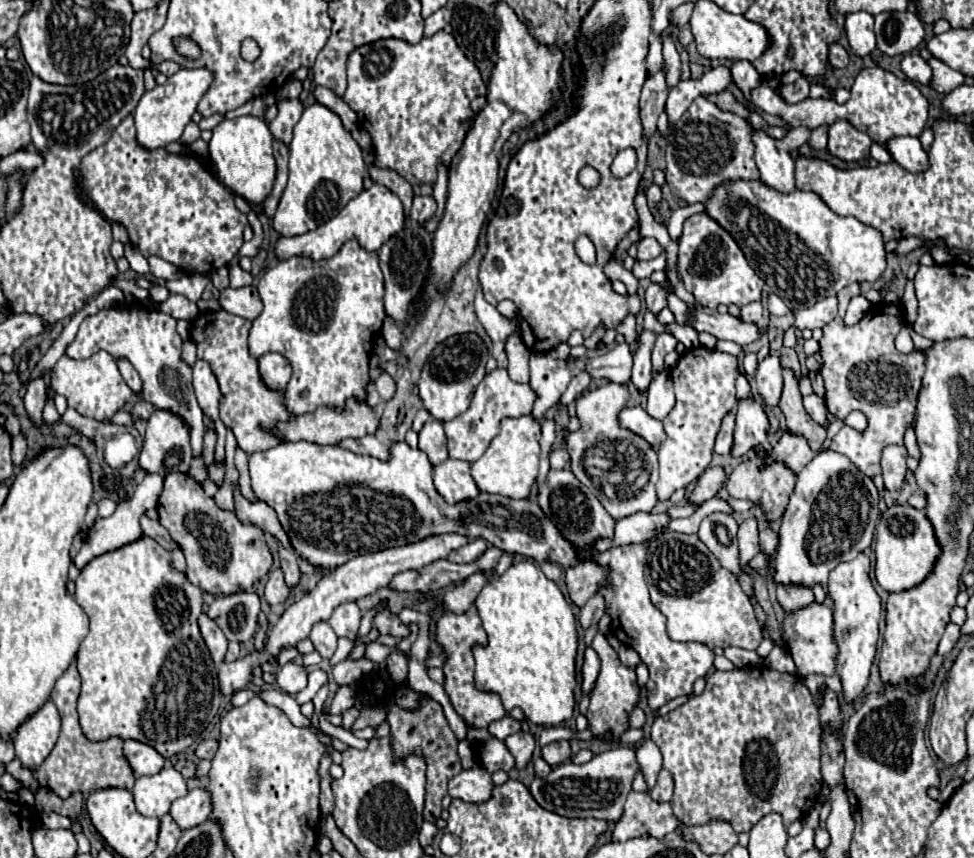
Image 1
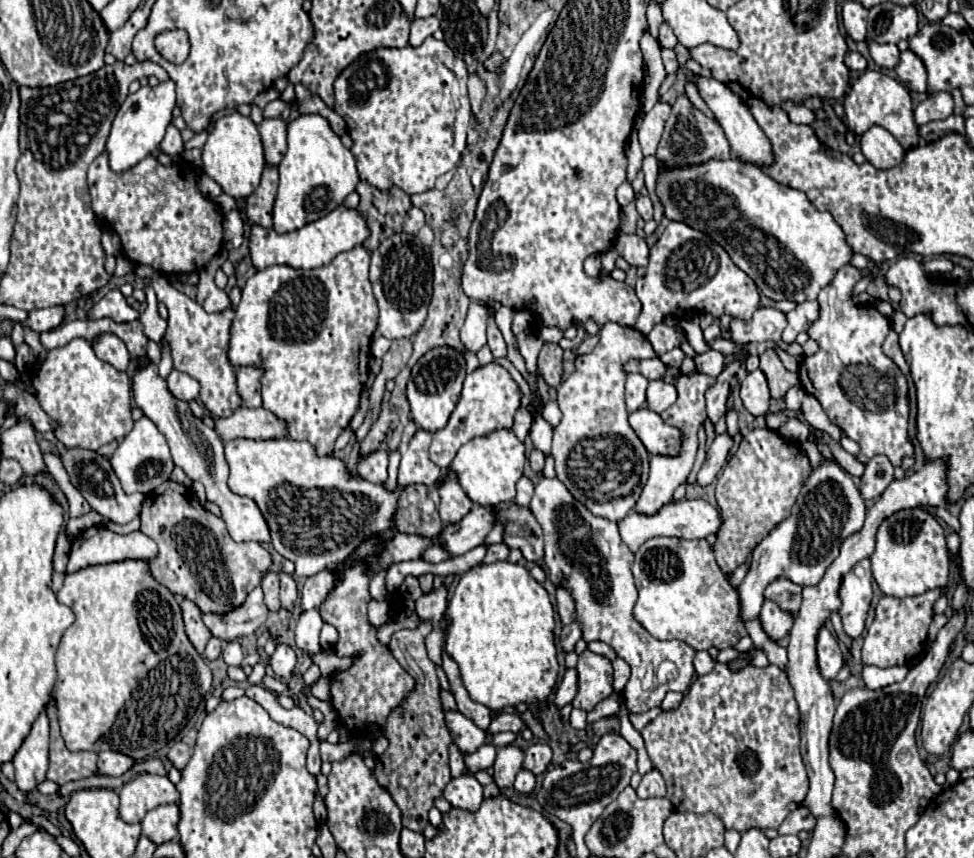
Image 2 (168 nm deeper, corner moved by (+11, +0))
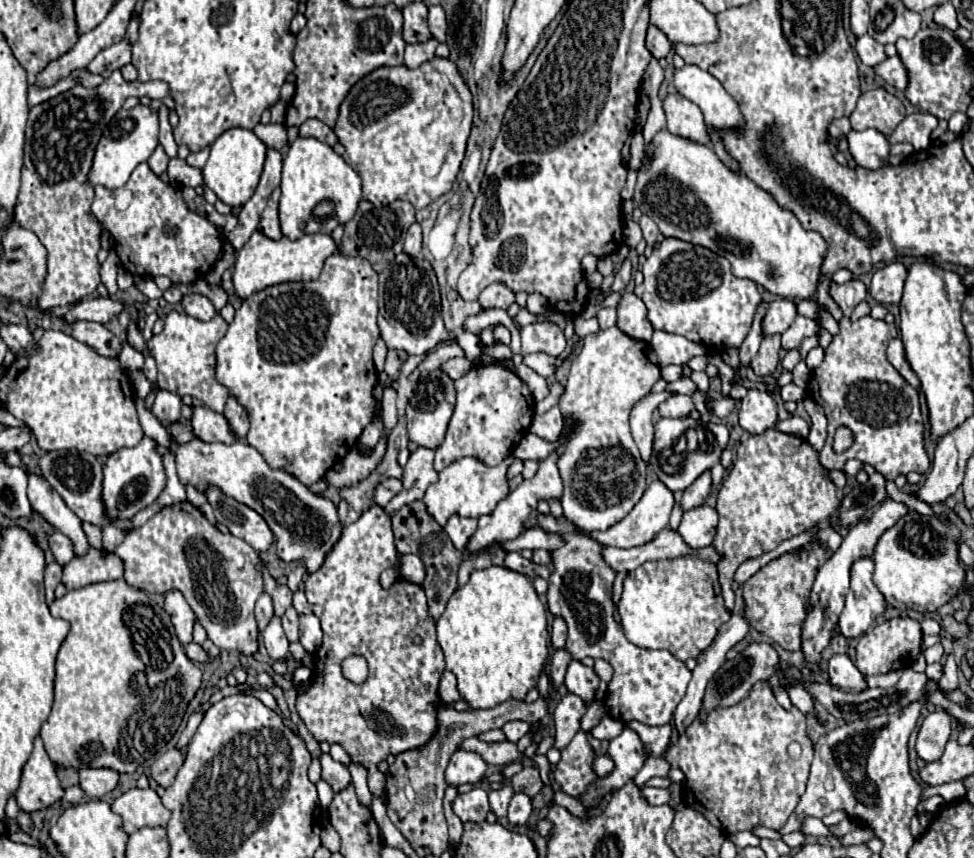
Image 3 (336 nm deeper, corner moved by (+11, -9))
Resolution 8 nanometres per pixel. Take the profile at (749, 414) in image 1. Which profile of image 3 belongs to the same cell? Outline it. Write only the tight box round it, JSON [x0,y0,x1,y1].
[679,470,711,512]

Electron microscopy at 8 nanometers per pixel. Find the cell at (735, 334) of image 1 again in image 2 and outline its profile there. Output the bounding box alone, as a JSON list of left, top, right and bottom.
[729,307,787,345]

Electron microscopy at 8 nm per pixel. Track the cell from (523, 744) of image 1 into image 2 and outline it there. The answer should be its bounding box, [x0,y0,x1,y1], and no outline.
[493,745,525,789]

